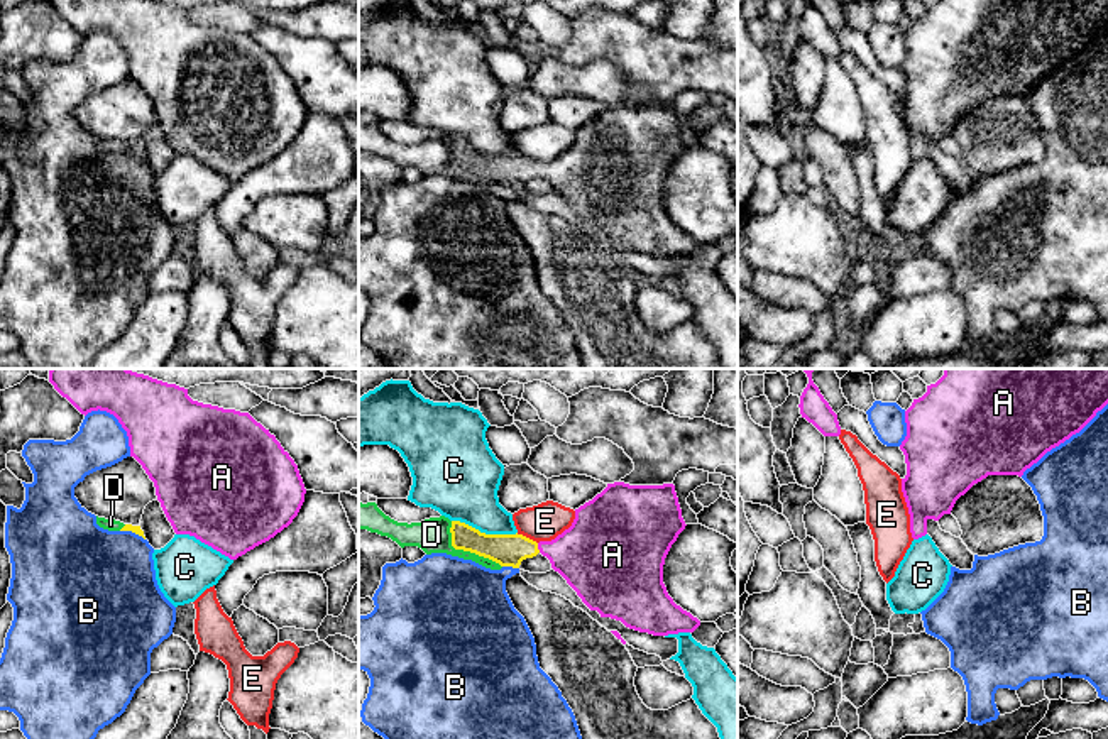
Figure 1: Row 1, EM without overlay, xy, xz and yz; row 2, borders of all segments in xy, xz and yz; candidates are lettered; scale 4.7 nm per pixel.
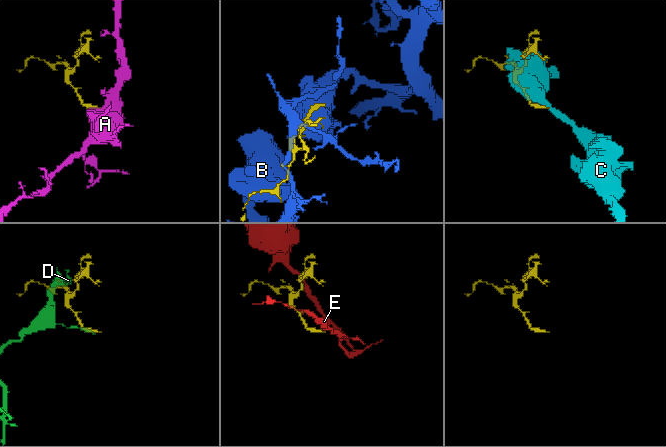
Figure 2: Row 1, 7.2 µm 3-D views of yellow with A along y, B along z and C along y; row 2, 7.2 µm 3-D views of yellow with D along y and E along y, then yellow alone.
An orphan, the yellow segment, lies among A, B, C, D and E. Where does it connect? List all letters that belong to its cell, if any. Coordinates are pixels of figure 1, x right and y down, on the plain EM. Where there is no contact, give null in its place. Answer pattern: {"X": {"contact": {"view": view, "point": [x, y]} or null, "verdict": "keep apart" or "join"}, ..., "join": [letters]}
{"A": {"contact": {"view": "xz", "point": [537, 169]}, "verdict": "join"}, "B": {"contact": {"view": "xz", "point": [511, 186]}, "verdict": "keep apart"}, "C": {"contact": {"view": "xz", "point": [484, 154]}, "verdict": "keep apart"}, "D": {"contact": {"view": "xz", "point": [466, 171]}, "verdict": "keep apart"}, "E": {"contact": {"view": "xz", "point": [526, 159]}, "verdict": "keep apart"}, "join": ["A"]}

